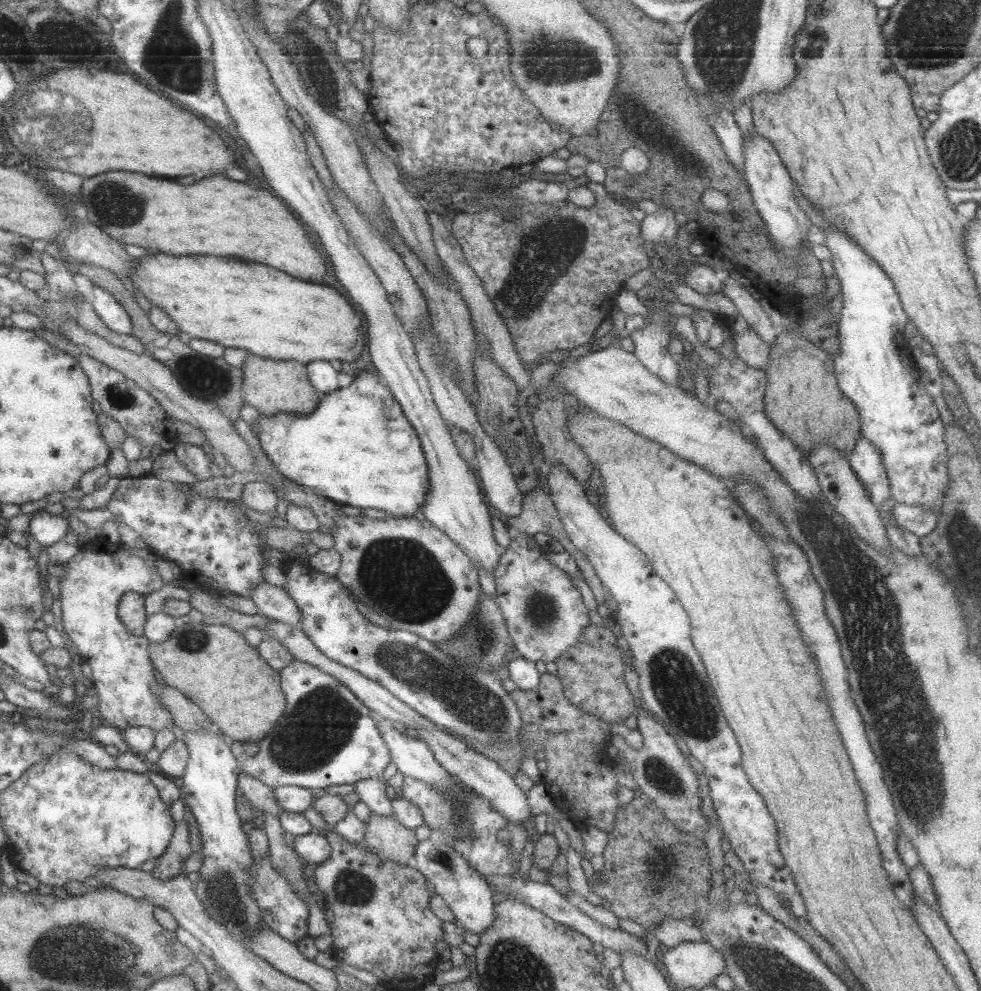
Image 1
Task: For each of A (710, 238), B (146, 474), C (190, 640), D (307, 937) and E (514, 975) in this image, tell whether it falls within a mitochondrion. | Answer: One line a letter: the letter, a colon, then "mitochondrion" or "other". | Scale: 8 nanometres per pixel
A: other
B: other
C: mitochondrion
D: other
E: mitochondrion

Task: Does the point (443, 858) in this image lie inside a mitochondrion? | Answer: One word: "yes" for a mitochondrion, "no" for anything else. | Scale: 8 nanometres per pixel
yes

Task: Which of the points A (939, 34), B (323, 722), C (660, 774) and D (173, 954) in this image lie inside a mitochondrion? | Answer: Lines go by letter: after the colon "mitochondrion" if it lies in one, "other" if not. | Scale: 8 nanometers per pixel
A: mitochondrion
B: mitochondrion
C: mitochondrion
D: other

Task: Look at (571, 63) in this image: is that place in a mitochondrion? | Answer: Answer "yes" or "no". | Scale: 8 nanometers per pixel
yes

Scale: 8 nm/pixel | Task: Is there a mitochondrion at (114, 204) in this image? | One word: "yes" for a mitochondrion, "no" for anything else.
yes

